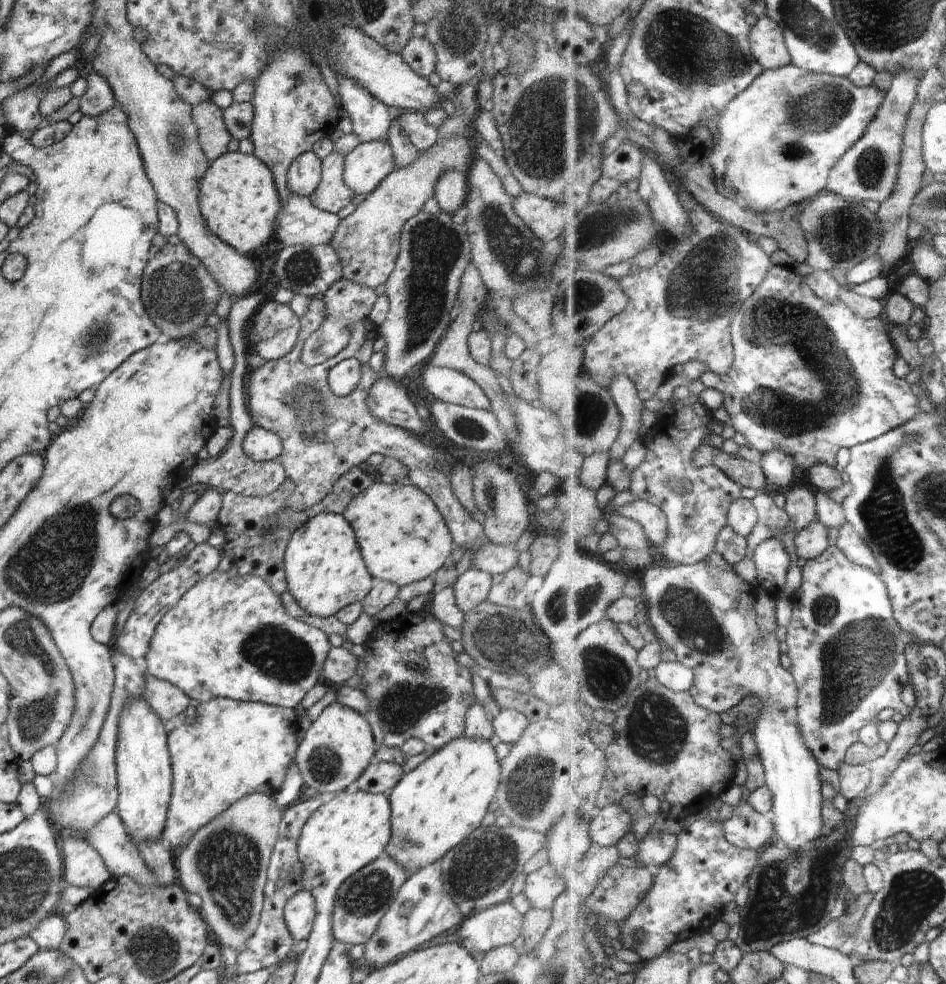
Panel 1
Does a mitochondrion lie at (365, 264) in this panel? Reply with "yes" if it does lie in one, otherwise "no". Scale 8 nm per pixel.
no

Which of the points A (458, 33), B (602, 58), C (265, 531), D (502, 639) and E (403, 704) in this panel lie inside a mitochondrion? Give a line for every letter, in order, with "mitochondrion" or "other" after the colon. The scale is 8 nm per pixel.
A: mitochondrion
B: other
C: mitochondrion
D: mitochondrion
E: mitochondrion

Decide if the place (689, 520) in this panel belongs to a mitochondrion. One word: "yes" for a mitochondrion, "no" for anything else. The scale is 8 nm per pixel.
yes

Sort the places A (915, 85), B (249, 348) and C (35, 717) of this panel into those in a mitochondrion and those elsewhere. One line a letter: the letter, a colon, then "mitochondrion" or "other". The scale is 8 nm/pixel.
A: other
B: other
C: mitochondrion

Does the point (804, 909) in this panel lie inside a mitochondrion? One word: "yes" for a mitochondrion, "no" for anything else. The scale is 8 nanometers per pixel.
yes

